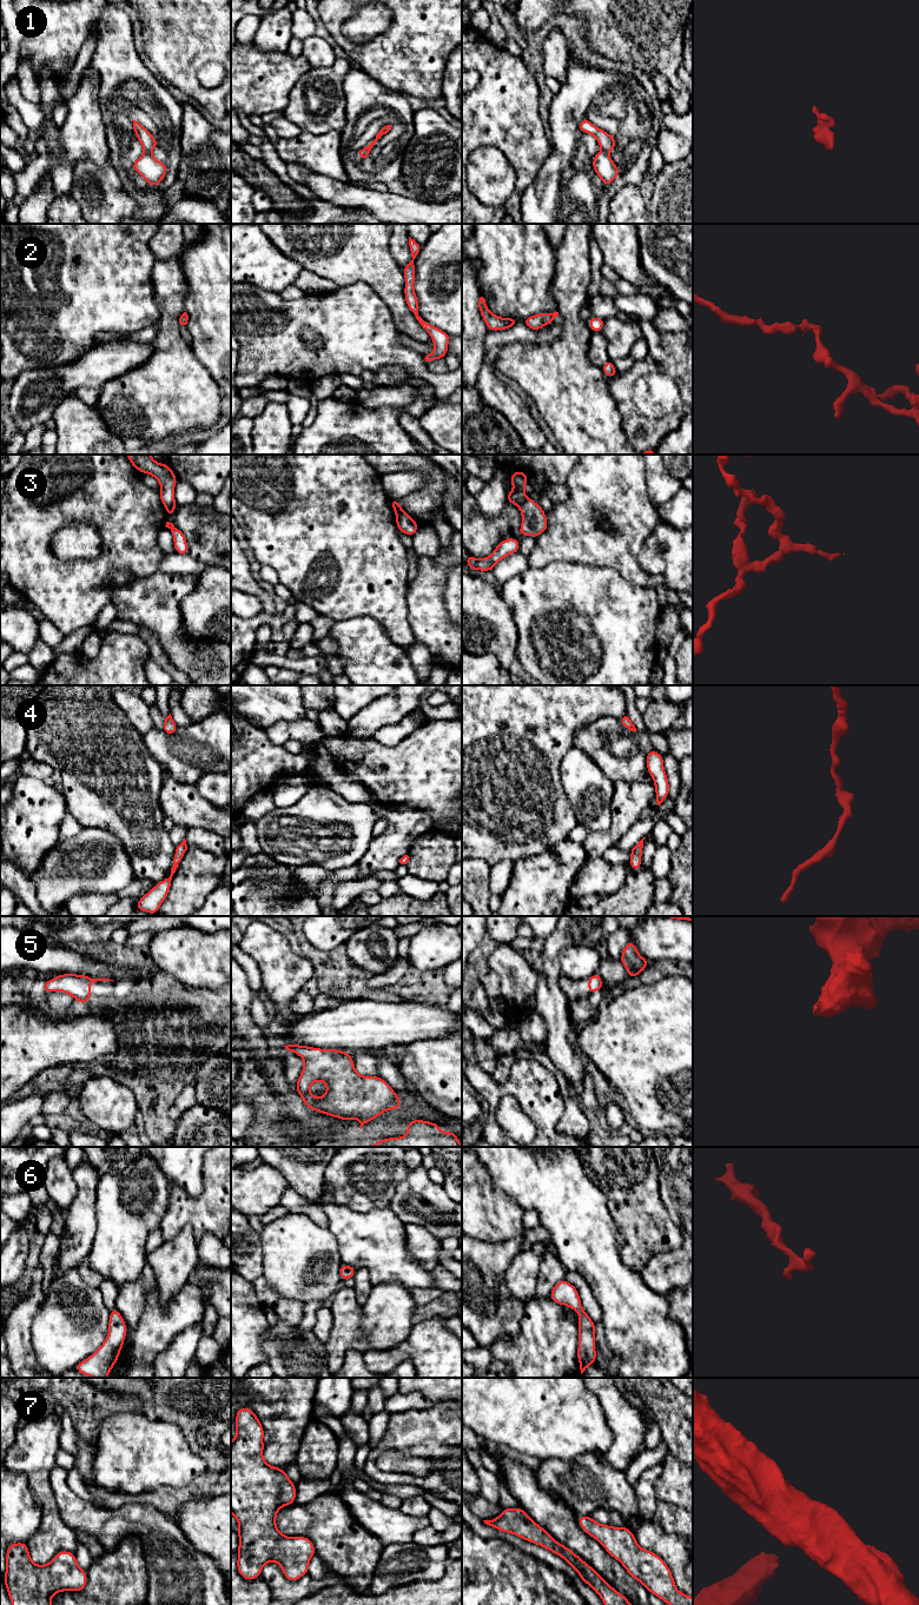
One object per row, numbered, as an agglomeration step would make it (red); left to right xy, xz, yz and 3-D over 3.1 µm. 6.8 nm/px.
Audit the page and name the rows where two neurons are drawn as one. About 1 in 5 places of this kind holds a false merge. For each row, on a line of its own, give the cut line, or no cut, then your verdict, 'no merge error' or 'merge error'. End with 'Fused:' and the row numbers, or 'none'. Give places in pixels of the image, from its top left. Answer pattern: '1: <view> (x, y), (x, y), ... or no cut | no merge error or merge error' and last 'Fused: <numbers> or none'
1: no cut | no merge error
2: no cut | no merge error
3: yz (528, 498), (518, 506) | merge error
4: no cut | no merge error
5: no cut | no merge error
6: no cut | no merge error
7: no cut | no merge error
Fused: 3

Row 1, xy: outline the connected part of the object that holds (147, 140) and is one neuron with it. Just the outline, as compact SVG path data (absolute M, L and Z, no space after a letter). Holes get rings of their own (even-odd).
M133 120L133 130L145 153L130 166L147 181L150 187L157 186L163 181L167 171L166 163L156 160L151 153L158 146L158 140L135 120Z

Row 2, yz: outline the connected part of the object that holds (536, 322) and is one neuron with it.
M558 312L554 313L537 313L534 314L524 320L522 320L522 324L527 325L529 329L534 331L541 330L543 326L548 324L553 324L554 319L558 316Z

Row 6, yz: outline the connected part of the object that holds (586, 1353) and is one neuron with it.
M560 1280L551 1289L549 1298L557 1305L564 1305L578 1313L577 1360L581 1374L596 1361L595 1324L581 1306L577 1289L568 1281Z

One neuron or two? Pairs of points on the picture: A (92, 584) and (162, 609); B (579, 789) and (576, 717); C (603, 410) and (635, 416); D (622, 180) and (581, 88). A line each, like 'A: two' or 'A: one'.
A: two
B: two
C: two
D: one

